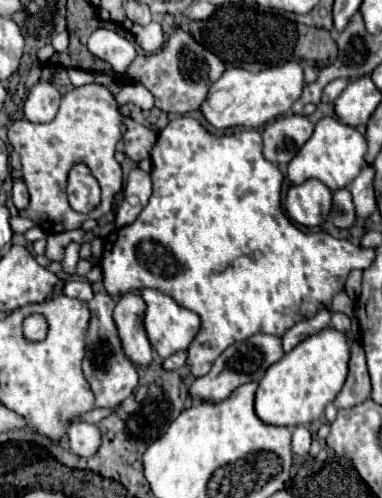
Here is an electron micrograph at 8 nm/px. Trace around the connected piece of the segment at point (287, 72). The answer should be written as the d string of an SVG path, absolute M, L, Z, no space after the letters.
M289 61L279 67L249 73L241 67L228 67L225 73L209 87L209 95L201 105L201 113L215 129L247 127L257 129L291 111L291 105L303 91L303 69L297 61Z

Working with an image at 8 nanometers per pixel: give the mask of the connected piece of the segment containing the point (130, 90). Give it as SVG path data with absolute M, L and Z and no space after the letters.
M127 82L120 86L120 92L116 96L119 107L133 103L142 110L151 110L154 107L154 97L151 92L138 82Z

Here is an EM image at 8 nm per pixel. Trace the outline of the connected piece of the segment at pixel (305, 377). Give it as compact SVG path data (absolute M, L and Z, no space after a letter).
M327 327L317 335L301 341L293 351L285 353L277 363L273 363L263 379L259 381L255 393L255 413L267 425L277 427L297 427L317 421L325 405L331 403L341 391L347 377L349 345L341 331Z

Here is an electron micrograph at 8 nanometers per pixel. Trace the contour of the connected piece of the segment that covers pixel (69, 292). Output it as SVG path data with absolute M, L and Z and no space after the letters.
M67 281L63 293L67 297L75 297L75 299L79 299L83 303L87 303L91 299L91 295L93 295L89 281Z

